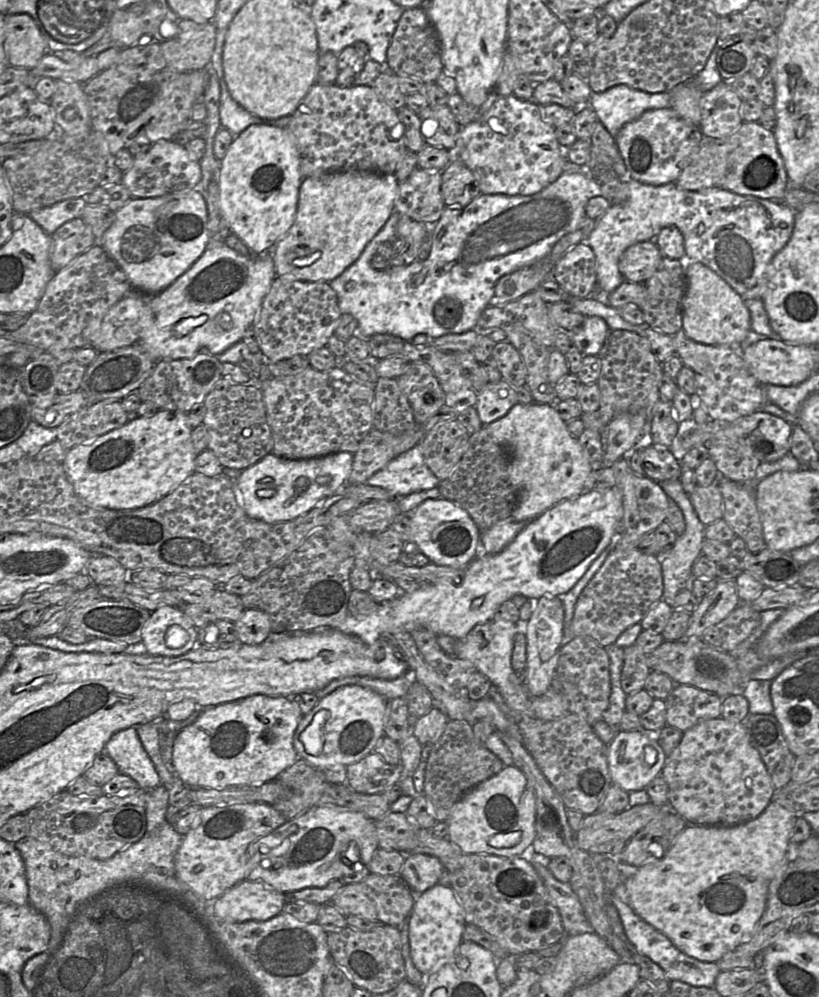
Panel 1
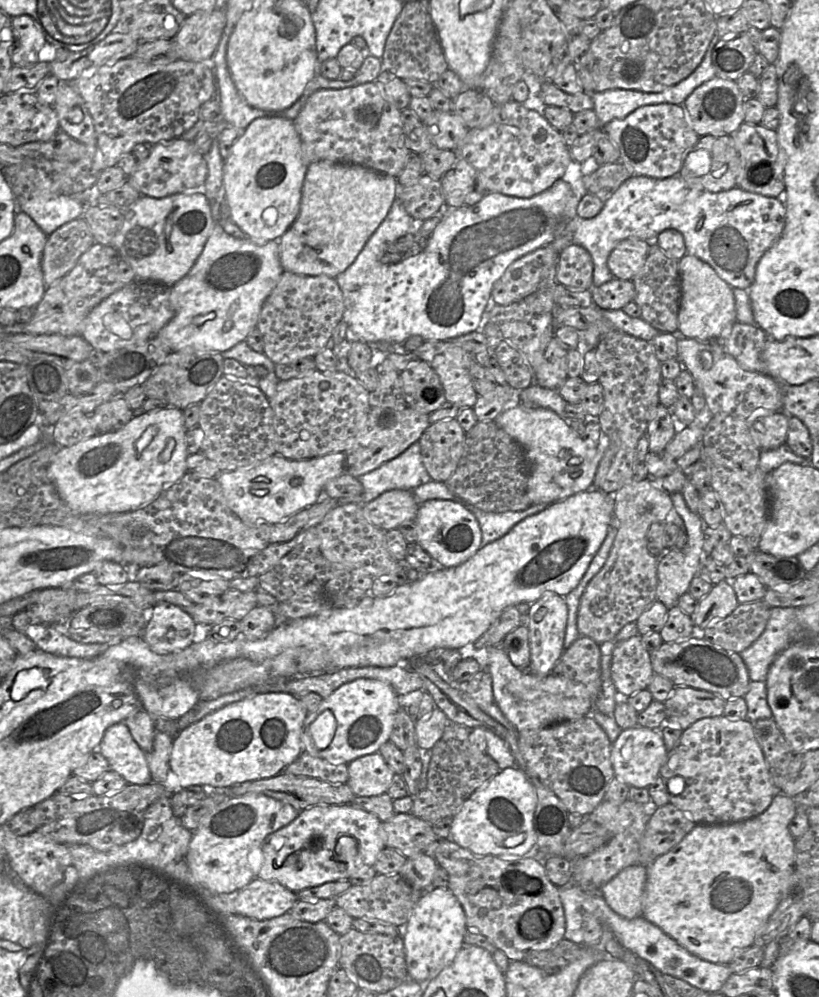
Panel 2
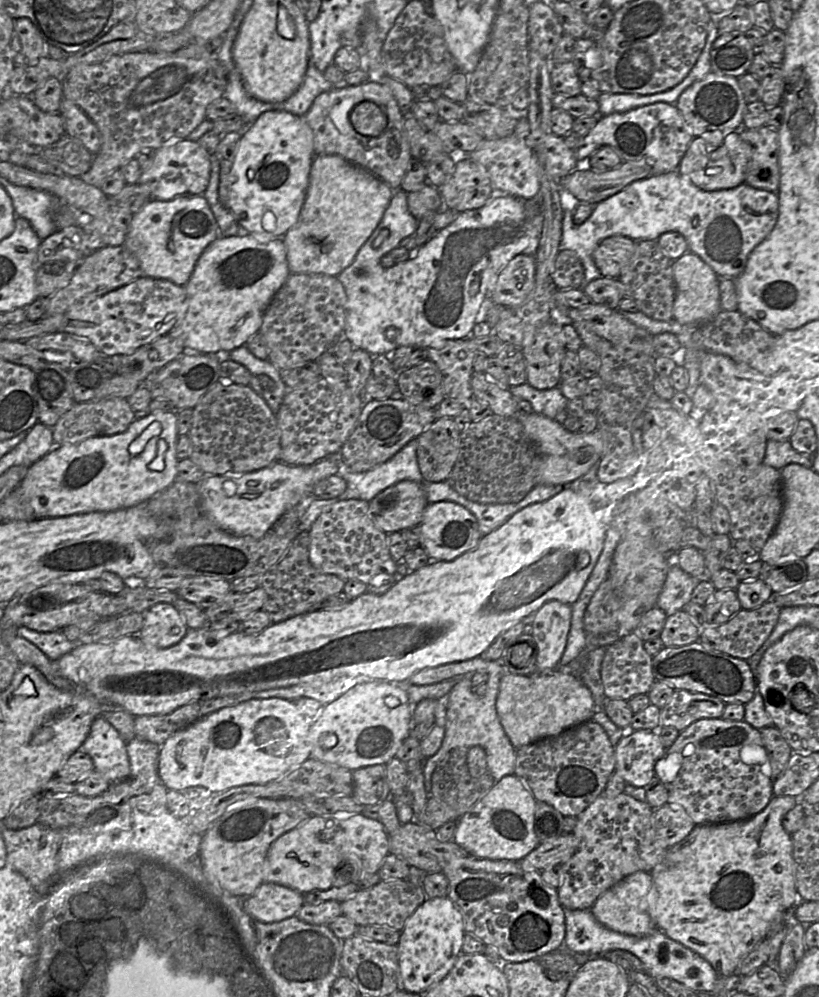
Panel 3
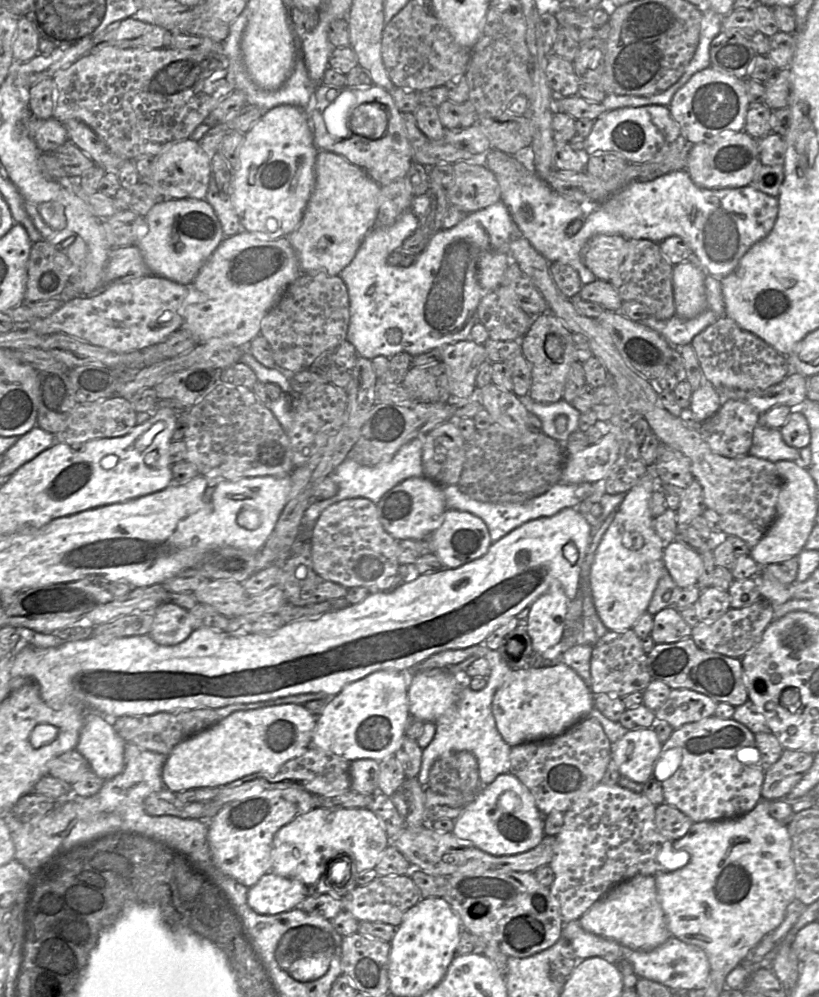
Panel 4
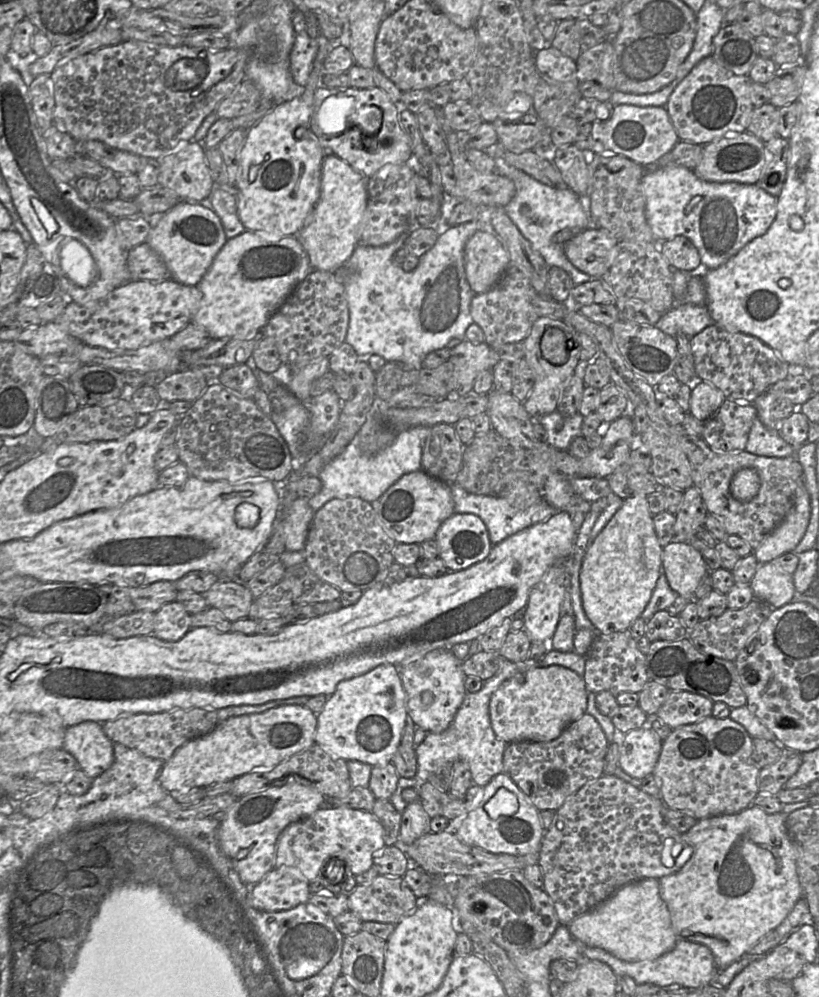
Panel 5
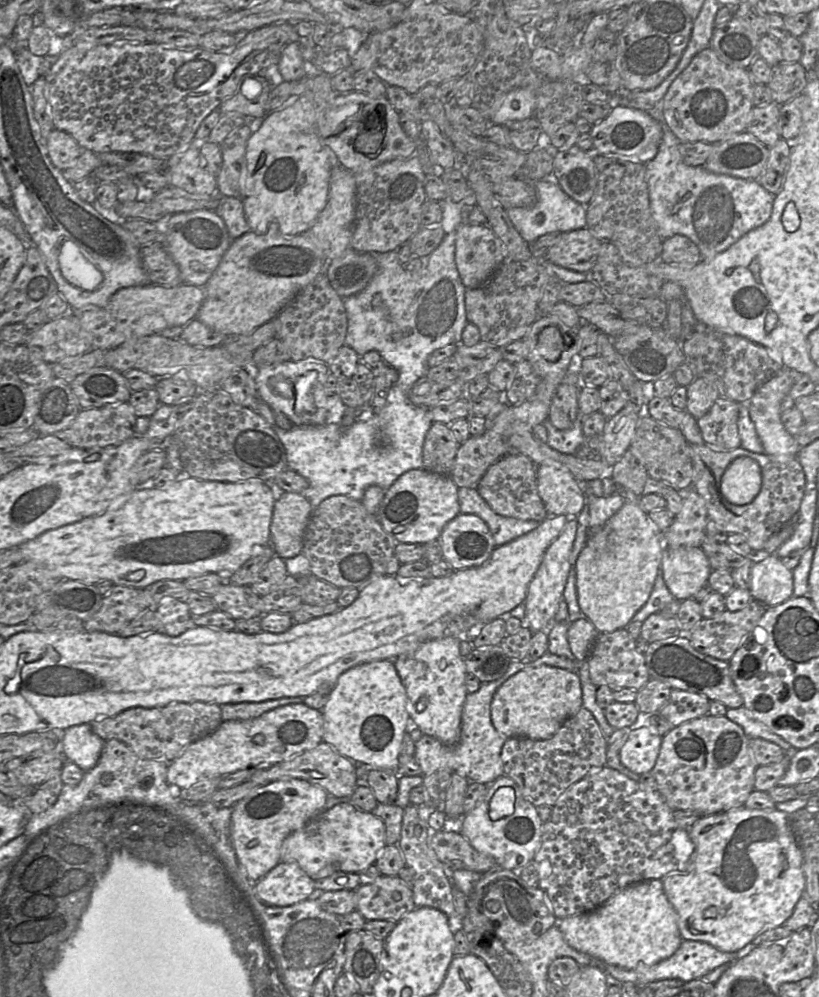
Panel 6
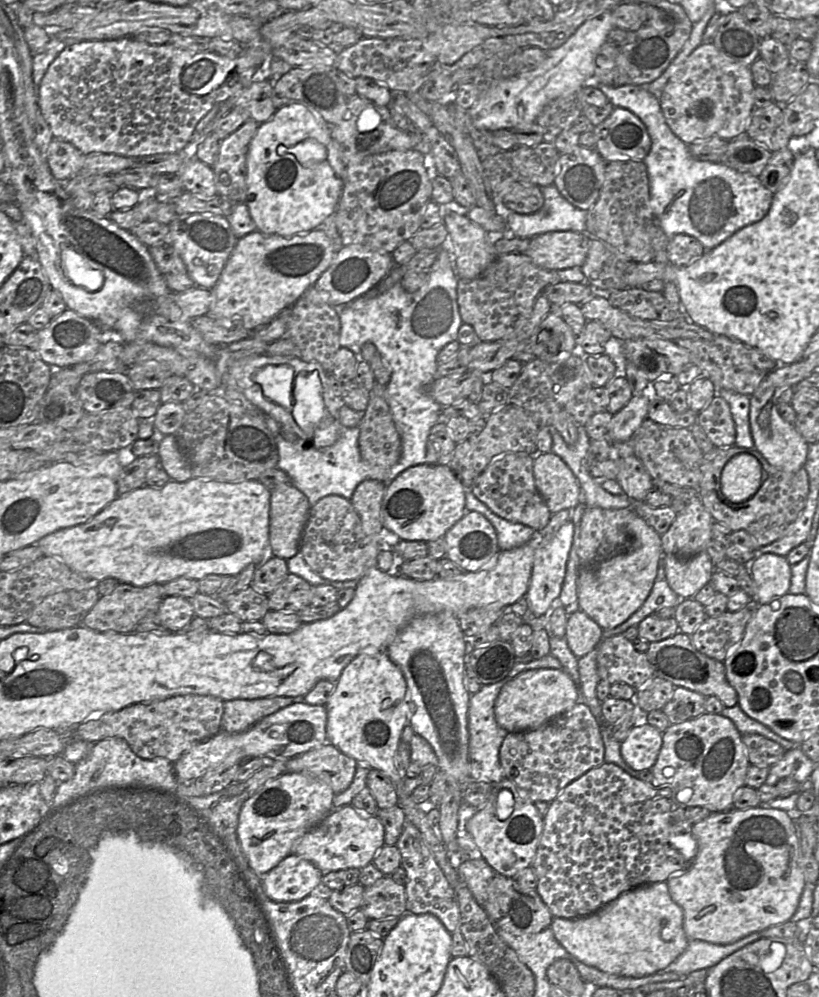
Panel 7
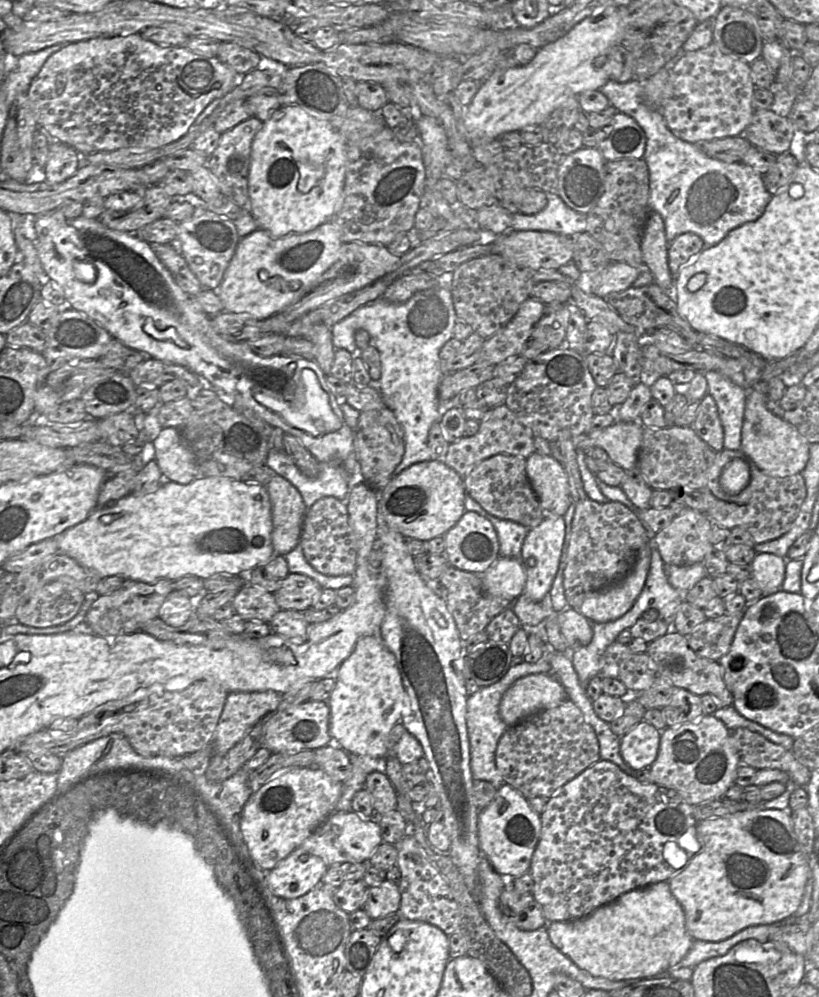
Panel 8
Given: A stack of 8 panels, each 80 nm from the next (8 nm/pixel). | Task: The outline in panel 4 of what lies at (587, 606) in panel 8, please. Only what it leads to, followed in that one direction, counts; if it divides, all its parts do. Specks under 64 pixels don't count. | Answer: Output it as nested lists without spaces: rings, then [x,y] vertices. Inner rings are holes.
[[[650,465],[641,480],[626,493],[614,520],[603,535],[588,577],[597,616],[608,631],[632,629],[647,611],[653,592],[664,571],[664,547],[652,527],[649,501],[660,482]]]

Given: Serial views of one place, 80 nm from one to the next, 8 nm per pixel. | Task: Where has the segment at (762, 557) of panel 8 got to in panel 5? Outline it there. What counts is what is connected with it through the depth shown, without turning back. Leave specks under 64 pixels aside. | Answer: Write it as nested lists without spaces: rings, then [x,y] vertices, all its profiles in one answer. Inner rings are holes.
[[[772,562],[759,565],[750,587],[755,599],[764,600],[773,608],[792,602],[796,594],[793,575],[777,570]]]

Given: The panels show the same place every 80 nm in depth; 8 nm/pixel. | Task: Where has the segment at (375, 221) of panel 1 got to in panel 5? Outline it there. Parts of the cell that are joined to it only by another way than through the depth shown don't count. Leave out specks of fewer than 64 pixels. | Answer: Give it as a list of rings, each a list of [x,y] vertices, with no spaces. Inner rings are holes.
[[[325,154],[319,198],[296,235],[309,257],[312,270],[334,273],[352,256],[359,244],[361,222],[367,206],[367,179],[336,155]]]

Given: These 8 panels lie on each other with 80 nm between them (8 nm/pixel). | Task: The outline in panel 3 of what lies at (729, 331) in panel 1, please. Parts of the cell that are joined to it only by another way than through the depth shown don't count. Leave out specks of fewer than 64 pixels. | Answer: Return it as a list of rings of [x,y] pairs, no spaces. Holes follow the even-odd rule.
[[[686,253],[673,263],[677,296],[674,319],[680,324],[708,322],[720,311],[719,278],[714,270],[694,253]]]

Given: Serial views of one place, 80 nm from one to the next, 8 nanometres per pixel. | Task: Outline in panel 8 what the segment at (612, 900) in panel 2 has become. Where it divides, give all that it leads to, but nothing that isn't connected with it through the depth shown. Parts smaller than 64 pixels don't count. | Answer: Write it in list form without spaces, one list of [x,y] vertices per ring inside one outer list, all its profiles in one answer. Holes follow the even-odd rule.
[[[668,881],[634,889],[584,918],[547,923],[546,928],[553,945],[580,969],[612,981],[652,980],[648,978],[669,972],[694,942]]]

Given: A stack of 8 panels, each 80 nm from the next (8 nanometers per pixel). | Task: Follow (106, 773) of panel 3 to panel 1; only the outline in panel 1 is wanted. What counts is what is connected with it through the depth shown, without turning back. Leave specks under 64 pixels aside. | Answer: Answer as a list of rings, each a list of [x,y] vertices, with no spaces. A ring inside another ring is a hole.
[[[136,727],[116,732],[107,742],[104,752],[115,762],[119,773],[135,780],[140,789],[150,791],[161,785],[159,774],[139,739]]]

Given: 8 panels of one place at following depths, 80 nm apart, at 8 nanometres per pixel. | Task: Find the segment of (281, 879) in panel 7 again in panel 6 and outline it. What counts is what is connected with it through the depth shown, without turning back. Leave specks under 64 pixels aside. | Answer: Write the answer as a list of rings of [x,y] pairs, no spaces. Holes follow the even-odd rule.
[[[280,861],[256,882],[254,889],[262,903],[286,907],[309,899],[315,890],[314,883],[296,863]]]

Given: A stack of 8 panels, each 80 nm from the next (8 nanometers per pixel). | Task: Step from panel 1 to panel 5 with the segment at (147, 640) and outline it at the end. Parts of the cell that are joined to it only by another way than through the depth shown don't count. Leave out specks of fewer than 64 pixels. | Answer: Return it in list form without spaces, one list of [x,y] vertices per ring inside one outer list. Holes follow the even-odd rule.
[[[178,601],[165,604],[155,613],[152,634],[163,641],[178,641],[190,629],[191,614]]]

